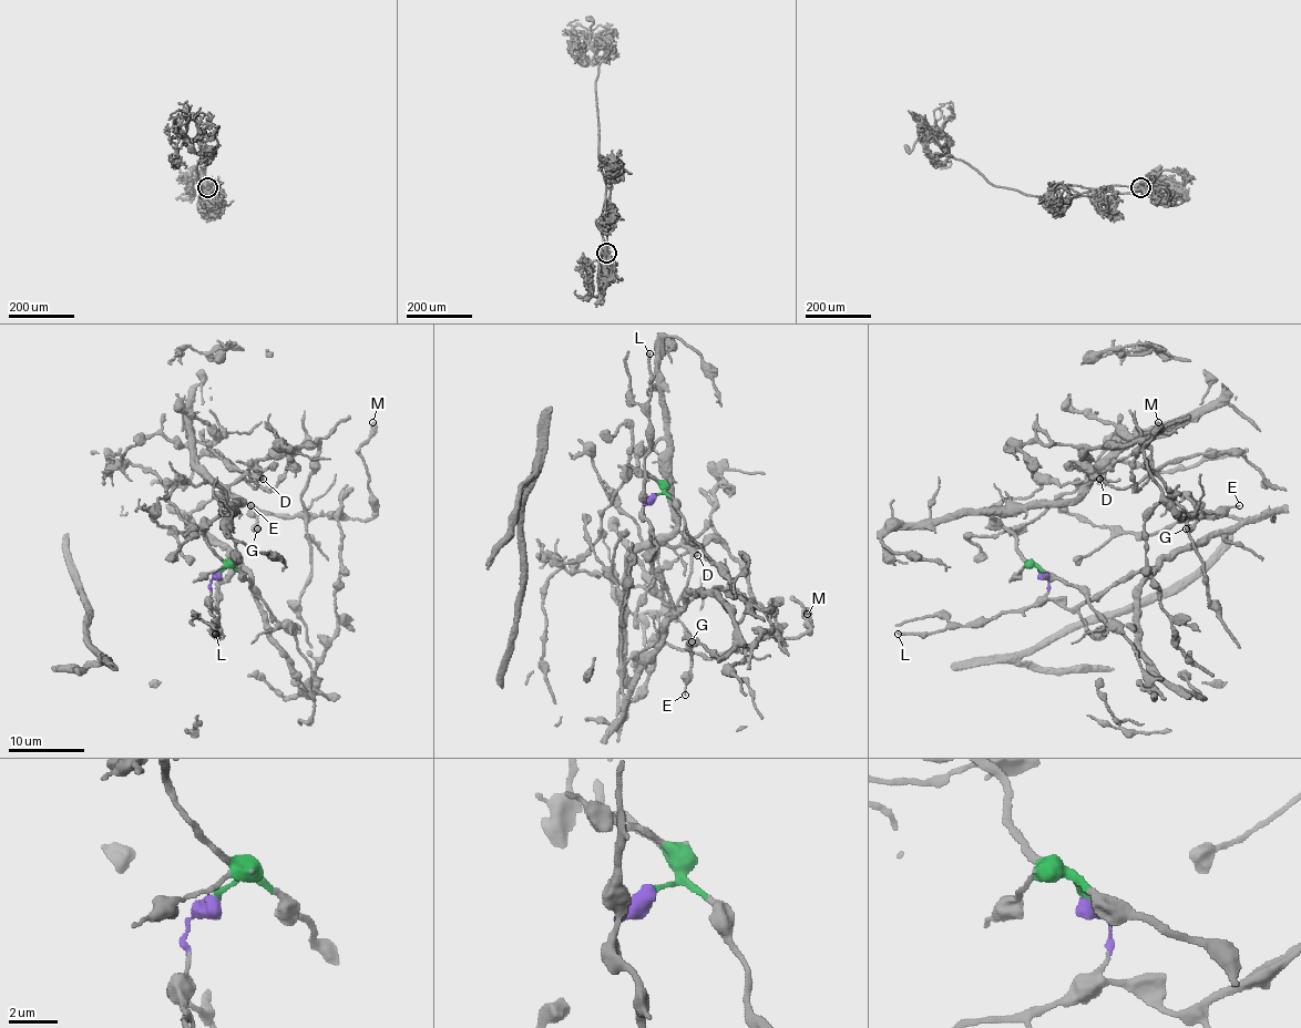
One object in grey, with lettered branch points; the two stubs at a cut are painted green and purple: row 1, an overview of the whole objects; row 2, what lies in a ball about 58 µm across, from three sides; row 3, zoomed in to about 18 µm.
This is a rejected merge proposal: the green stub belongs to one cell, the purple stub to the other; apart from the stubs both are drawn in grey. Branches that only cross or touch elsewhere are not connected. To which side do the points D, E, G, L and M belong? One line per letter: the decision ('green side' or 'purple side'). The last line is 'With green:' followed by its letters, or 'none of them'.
D: green side
E: purple side
G: purple side
L: purple side
M: purple side
With green: D

